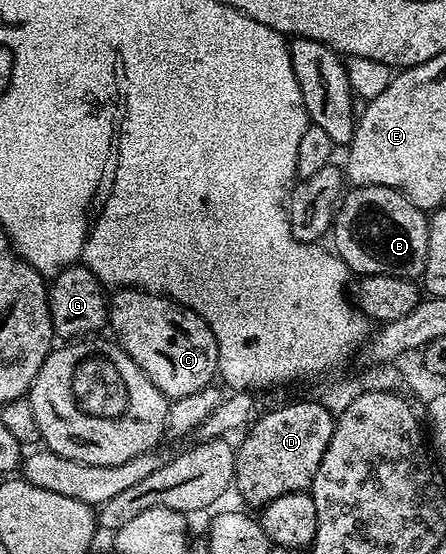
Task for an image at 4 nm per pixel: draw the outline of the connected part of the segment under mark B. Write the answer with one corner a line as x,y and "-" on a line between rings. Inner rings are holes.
354,187
346,191
333,218
332,247
350,273
362,276
421,278
427,262
429,217
394,188

